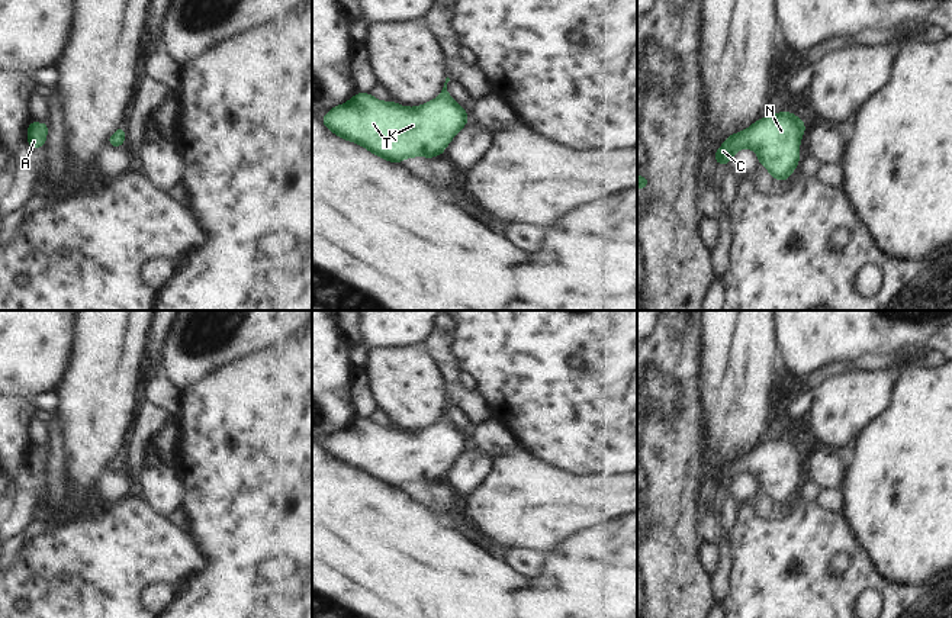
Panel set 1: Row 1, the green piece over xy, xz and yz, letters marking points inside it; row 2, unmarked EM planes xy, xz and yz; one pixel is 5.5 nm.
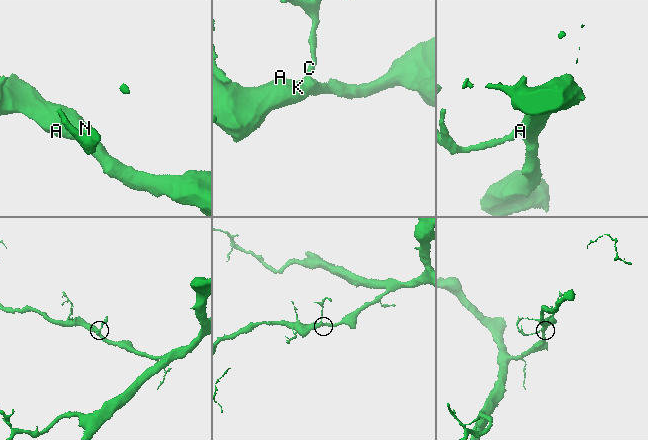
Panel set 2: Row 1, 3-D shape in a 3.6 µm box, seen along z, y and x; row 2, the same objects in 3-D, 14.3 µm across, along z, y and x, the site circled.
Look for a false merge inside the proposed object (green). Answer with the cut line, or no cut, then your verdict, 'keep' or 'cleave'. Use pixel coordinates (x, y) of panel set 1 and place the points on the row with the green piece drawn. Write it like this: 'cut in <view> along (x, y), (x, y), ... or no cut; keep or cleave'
no cut; keep

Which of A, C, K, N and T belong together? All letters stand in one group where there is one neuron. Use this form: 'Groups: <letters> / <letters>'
Groups: A C K N T.

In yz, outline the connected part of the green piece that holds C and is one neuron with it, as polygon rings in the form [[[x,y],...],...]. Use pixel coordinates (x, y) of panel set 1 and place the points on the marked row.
[[[788,110],[771,113],[758,119],[750,128],[726,138],[715,151],[714,161],[729,165],[733,155],[750,147],[775,180],[789,180],[795,167],[800,167],[800,139],[805,132],[805,122]]]

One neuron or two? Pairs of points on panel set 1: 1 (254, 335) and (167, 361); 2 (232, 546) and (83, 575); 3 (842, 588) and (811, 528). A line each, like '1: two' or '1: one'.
1: one
2: two
3: one

